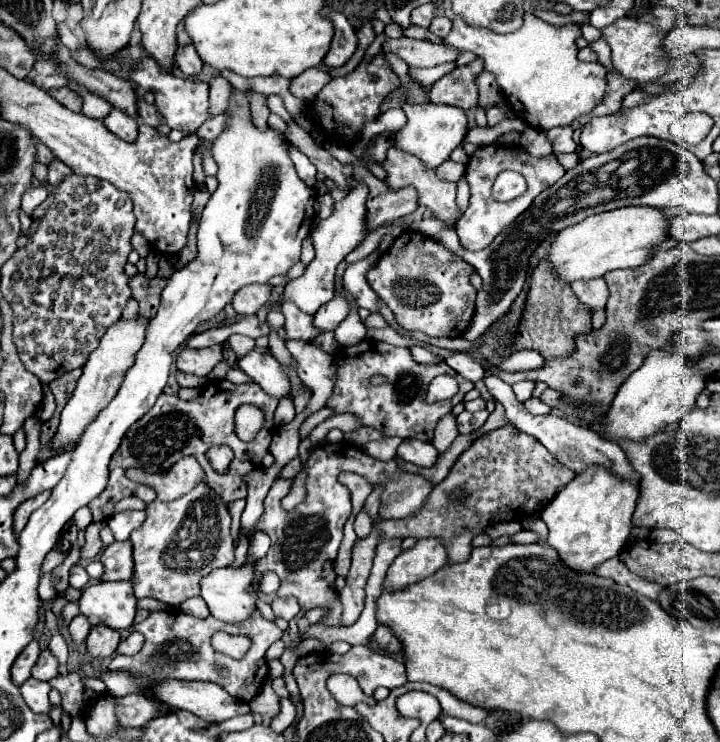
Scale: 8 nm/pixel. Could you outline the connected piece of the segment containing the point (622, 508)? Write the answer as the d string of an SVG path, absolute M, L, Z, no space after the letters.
M587 468L585 472L577 474L563 490L557 492L557 496L543 508L541 518L549 526L549 546L555 548L561 556L561 560L575 568L577 572L593 572L601 562L619 556L621 548L625 548L627 538L633 530L631 516L635 512L639 498L639 488L637 484L625 484L625 480L617 480L617 476L609 476L605 468Z

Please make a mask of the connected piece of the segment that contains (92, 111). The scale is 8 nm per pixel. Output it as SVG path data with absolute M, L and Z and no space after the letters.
M75 80L69 82L67 86L81 96L81 100L83 100L81 114L85 114L85 116L89 116L89 118L93 118L93 120L103 120L103 118L111 112L111 104L109 104L105 98L89 92L89 90L87 90L85 86L81 86L81 84L75 84Z

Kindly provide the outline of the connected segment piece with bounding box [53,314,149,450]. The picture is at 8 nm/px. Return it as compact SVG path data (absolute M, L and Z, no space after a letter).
M137 314L131 320L123 320L123 318L117 320L117 324L113 324L105 332L105 336L99 342L99 348L89 354L89 360L83 366L83 374L77 382L77 388L75 388L71 400L67 402L67 406L61 412L61 424L59 424L59 430L53 438L55 450L61 450L69 444L75 444L81 438L85 426L113 400L113 396L117 394L117 388L121 386L125 372L133 366L135 354L139 352L141 344L145 342L147 326L149 326L149 320L145 320L143 316Z

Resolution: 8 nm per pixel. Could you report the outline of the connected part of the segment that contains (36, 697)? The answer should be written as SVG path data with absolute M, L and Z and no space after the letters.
M35 678L25 680L21 686L21 696L29 704L29 708L37 714L47 714L51 704L49 704L49 682L41 682Z

